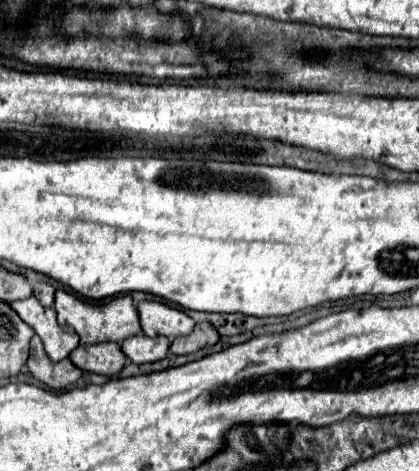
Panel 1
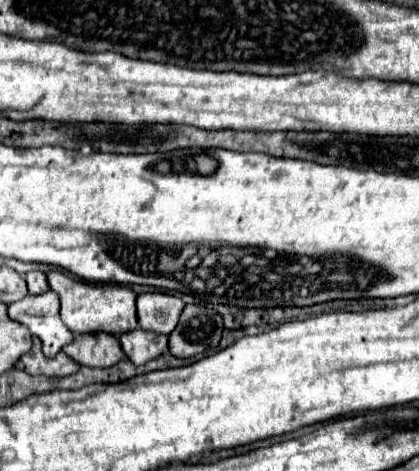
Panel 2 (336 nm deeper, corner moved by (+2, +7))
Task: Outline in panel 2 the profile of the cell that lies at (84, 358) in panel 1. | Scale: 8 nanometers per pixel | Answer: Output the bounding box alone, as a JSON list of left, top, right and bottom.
[62,332,124,368]

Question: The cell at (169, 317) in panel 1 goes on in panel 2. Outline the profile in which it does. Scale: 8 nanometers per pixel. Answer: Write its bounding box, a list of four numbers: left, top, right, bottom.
[138,292,184,334]

